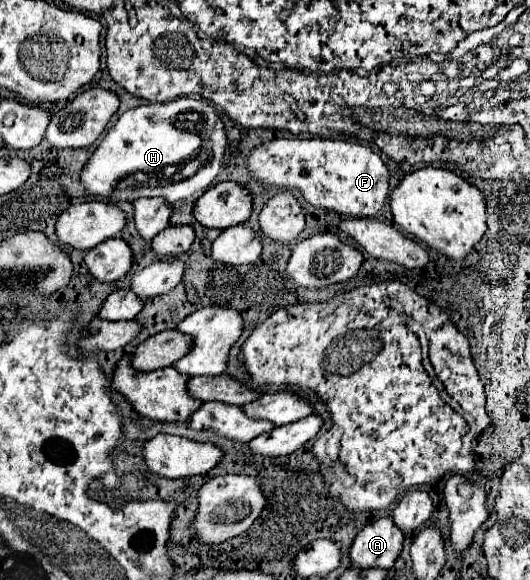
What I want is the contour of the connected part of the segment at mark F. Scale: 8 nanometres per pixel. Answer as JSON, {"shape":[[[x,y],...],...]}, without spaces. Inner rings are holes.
{"shape":[[[271,140],[269,144],[257,146],[249,154],[247,170],[251,178],[263,184],[301,192],[309,204],[335,210],[339,214],[363,218],[373,216],[383,208],[389,196],[389,170],[385,168],[379,154],[375,154],[369,146],[341,140]]]}

